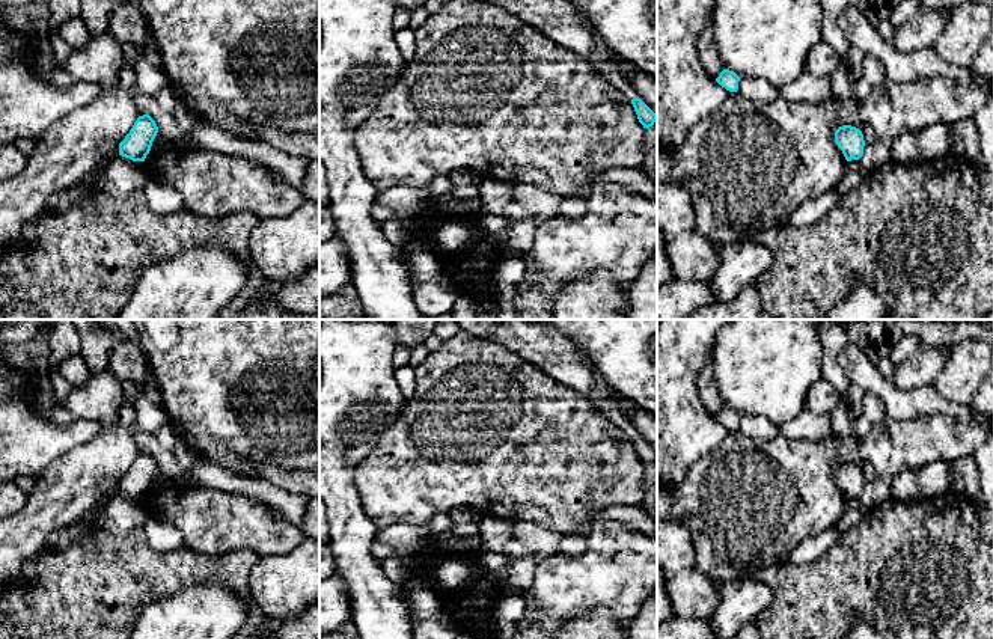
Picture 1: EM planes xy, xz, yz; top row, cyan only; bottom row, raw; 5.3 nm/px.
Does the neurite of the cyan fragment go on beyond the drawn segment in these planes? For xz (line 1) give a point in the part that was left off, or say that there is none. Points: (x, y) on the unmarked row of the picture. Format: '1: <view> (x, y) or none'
1: xz (600, 395)

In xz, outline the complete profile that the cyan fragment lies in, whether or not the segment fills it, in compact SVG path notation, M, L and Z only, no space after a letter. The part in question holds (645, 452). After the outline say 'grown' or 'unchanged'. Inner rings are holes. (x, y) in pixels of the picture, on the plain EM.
M574 342L574 347L577 348L582 359L592 368L595 387L589 393L589 399L601 414L604 414L613 423L619 425L631 437L637 457L643 463L643 466L652 464L657 458L657 452L639 436L637 430L633 428L627 416L613 405L613 402L610 401L612 389L592 365L588 350L577 342Z | grown

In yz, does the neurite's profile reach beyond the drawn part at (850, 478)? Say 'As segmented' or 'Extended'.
As segmented

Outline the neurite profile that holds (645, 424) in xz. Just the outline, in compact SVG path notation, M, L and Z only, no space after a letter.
M633 404L627 413L627 419L639 436L657 452L657 416Z

